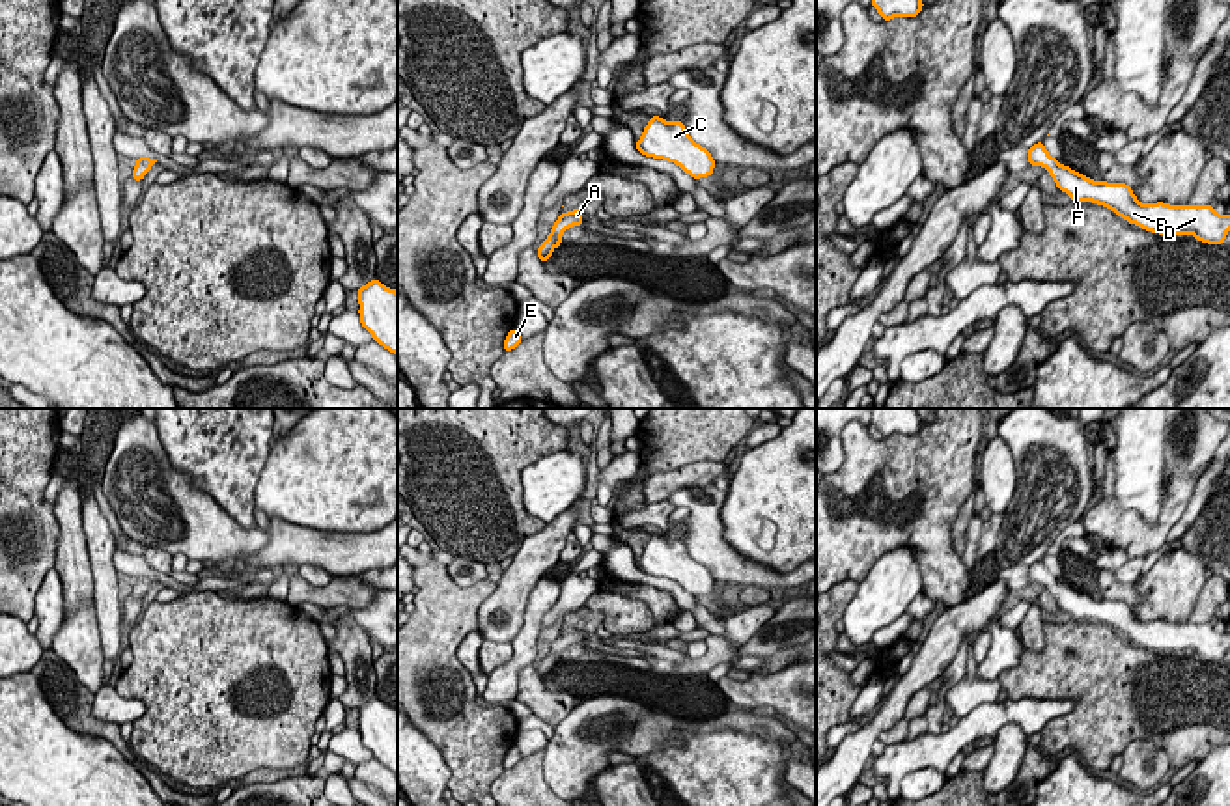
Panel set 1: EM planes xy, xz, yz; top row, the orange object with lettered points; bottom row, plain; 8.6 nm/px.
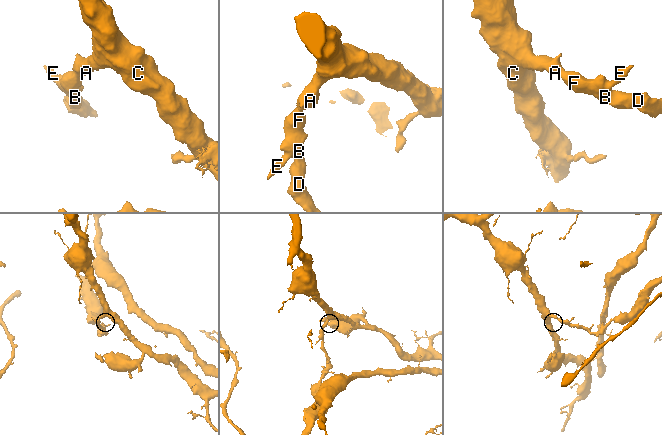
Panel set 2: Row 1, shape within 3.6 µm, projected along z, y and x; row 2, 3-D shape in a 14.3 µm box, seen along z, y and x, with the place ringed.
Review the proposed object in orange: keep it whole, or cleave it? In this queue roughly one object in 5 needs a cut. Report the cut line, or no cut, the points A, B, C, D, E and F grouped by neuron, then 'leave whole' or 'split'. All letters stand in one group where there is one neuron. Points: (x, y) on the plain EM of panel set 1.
no cut; A B C D E F; leave whole

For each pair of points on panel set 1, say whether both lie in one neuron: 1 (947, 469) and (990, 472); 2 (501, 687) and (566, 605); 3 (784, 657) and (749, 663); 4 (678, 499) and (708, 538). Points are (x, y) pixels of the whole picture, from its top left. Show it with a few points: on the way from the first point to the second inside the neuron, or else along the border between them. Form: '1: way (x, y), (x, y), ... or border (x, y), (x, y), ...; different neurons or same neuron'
1: border (980, 458), (977, 478); different neurons
2: border (559, 584), (559, 599), (540, 627); different neurons
3: way (775, 661), (758, 663); same neuron
4: way (689, 502), (704, 517), (704, 527); same neuron

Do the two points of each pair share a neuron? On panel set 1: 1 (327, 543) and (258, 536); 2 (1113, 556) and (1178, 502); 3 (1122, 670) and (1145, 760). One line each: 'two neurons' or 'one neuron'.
1: two neurons
2: two neurons
3: two neurons

